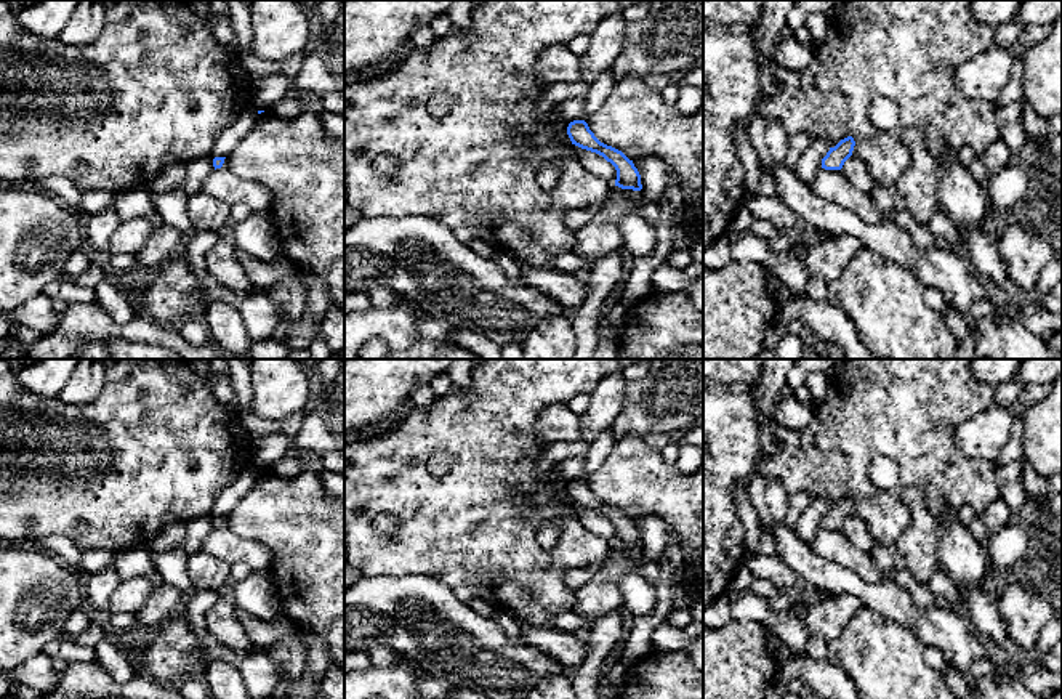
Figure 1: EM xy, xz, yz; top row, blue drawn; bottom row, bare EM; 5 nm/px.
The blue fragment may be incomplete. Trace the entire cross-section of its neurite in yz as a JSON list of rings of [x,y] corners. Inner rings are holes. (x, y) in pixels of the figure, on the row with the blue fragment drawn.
[[[852,136],[841,139],[835,147],[830,147],[827,156],[822,159],[822,168],[841,170],[844,162],[852,156],[855,141]]]

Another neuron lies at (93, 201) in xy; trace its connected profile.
[[[106,189],[82,191],[78,207],[85,215],[91,215],[115,204],[115,199],[117,194]]]

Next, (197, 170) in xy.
[[[250,106],[219,135],[210,156],[186,164],[183,181],[184,191],[189,197],[202,191],[205,180],[213,173],[213,159],[229,157],[234,147],[240,143],[242,136],[253,127],[256,117],[258,109]]]

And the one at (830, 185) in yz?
[[[819,170],[809,188],[820,199],[854,212],[868,224],[886,220],[875,207],[871,194],[854,186],[841,170]]]

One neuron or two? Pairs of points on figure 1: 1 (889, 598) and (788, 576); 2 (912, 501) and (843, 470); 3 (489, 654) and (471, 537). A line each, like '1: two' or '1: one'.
1: two
2: two
3: two

